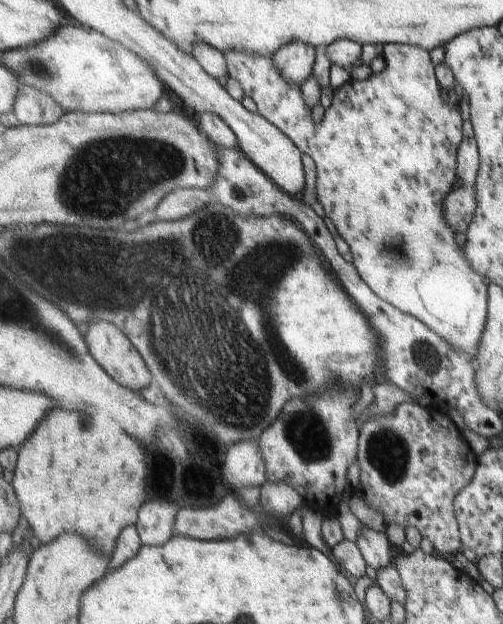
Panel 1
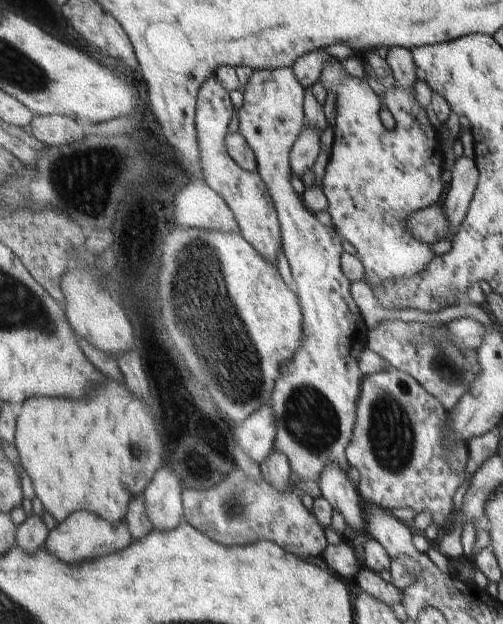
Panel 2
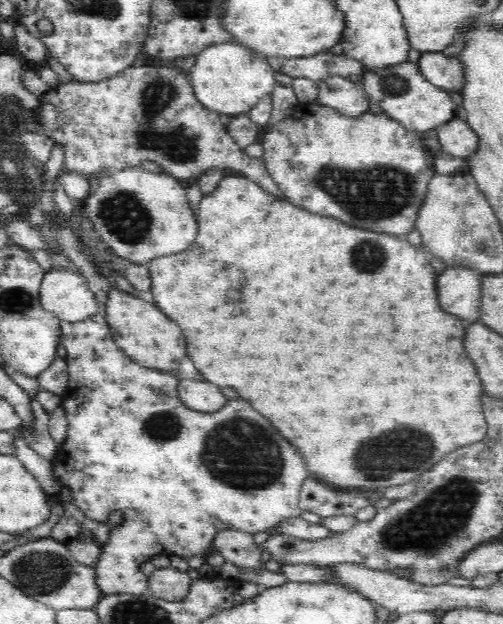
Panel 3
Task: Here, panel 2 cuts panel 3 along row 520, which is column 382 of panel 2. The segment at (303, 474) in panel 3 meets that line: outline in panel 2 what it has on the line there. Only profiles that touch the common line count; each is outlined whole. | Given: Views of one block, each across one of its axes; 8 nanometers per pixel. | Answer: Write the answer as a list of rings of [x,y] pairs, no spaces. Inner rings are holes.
[[[391,47],[386,59],[391,65],[396,88],[385,90],[382,97],[373,92],[366,77],[357,79],[347,76],[340,62],[334,58],[327,59],[319,76],[319,82],[336,96],[332,152],[322,184],[330,204],[328,212],[336,229],[357,250],[358,257],[366,268],[365,281],[374,292],[388,280],[418,275],[437,258],[433,244],[417,240],[406,226],[406,220],[414,212],[437,204],[441,200],[441,194],[447,191],[447,185],[443,183],[445,159],[439,131],[429,123],[425,108],[413,94],[413,84],[419,78],[412,50]],[[385,106],[391,114],[395,114],[395,120],[399,122],[393,130],[381,122],[381,108]]]

